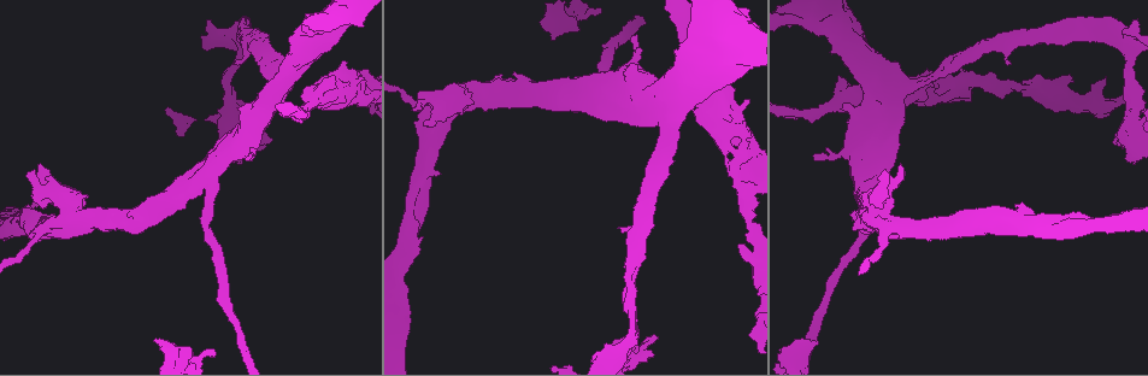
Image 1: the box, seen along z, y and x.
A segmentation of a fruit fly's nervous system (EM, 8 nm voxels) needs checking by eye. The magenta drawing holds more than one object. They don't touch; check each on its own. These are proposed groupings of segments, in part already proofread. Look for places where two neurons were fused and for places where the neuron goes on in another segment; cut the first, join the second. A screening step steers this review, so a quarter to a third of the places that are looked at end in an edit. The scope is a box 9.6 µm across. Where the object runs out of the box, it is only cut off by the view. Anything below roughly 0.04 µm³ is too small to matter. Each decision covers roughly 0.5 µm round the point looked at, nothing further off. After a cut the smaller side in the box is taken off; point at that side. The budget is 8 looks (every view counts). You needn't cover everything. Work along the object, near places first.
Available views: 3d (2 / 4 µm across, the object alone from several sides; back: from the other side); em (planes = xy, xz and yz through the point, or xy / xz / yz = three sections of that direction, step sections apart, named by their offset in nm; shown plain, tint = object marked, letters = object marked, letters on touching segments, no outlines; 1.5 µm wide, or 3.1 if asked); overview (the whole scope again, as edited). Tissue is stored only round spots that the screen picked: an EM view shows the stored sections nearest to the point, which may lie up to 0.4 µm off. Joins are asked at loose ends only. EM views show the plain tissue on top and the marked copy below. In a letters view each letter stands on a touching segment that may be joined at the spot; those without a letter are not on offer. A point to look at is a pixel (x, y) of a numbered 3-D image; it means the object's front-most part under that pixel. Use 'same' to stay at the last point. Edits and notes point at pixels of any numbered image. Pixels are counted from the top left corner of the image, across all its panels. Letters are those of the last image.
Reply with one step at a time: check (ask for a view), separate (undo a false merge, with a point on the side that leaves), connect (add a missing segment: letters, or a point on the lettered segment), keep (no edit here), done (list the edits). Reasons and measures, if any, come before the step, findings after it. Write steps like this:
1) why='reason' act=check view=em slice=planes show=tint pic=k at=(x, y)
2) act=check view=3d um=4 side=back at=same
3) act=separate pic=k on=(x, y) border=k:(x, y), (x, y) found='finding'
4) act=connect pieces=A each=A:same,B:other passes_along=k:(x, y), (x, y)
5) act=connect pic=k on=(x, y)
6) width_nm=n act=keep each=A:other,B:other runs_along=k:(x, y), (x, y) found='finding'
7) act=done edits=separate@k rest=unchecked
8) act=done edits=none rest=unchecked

why='free end' act=check view=3d um=2 pic=1 at=(364, 77)

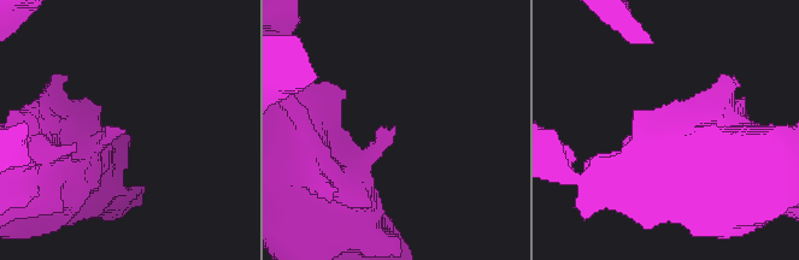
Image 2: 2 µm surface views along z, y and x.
act=check view=em slice=xz step=4 show=tint pic=2 at=(394, 134)

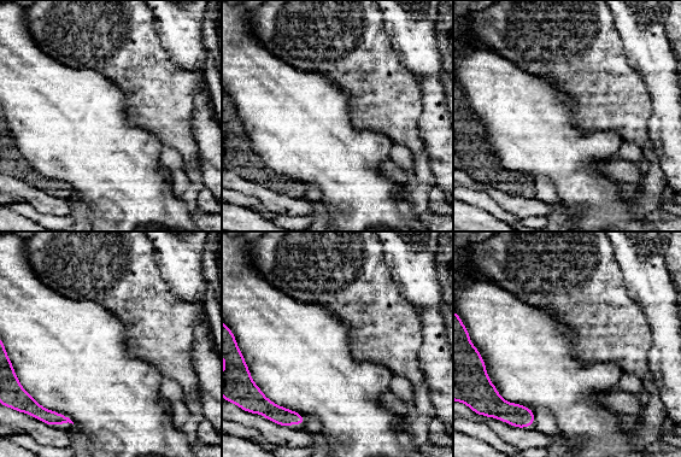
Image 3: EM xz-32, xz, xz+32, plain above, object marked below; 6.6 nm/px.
why='cut it another way' act=check view=em slice=planes show=letters at=same

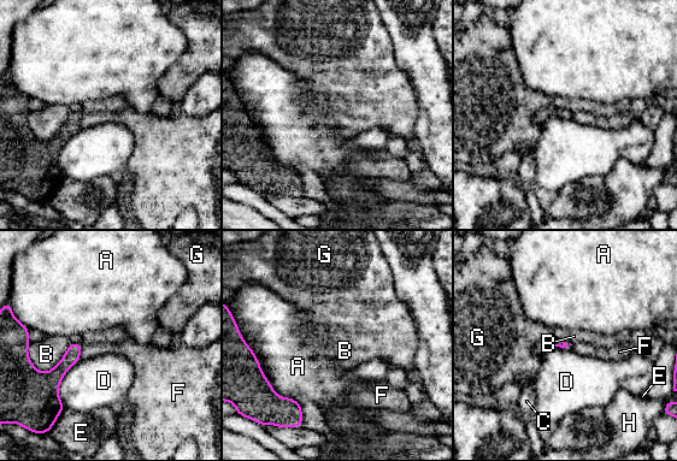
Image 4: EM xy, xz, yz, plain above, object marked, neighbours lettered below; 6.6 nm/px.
act=keep each=A:other,B:other,C:other,D:other,E:other,F:other,G:other,H:other border=4:(81, 359), (60, 382), (63, 406) found='none of them fits'

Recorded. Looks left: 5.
why='free end' act=check view=em slice=planes show=letters pic=1 at=(1007, 63)

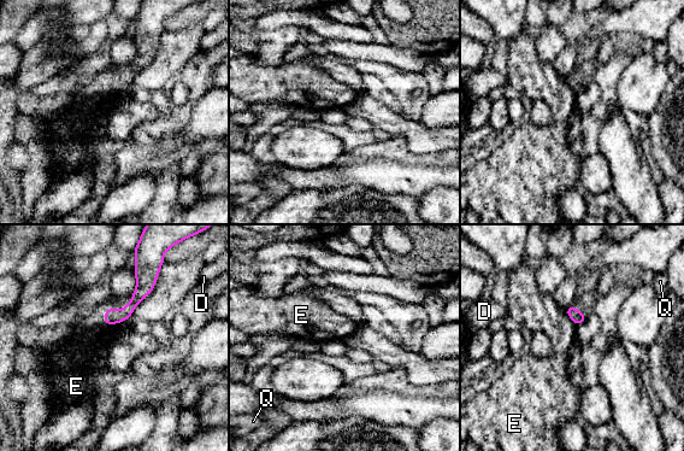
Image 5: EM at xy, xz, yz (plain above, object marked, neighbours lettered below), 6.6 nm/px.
act=keep each=D:other,E:other,Q:other runs_along=5:(139, 251), (143, 288), (106, 321) found='none of them fits'

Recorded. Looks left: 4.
act=check view=3d um=4 pic=1 at=(799, 339)

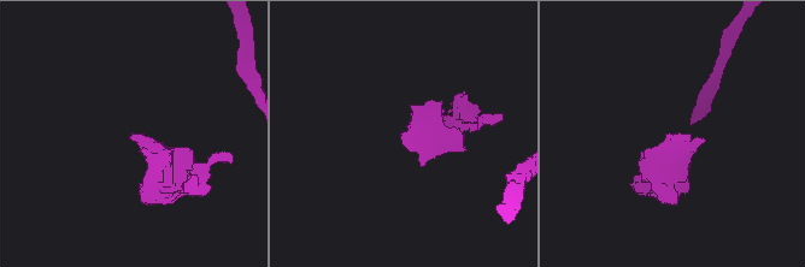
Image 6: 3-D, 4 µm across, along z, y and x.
why='now the EM' act=check view=em slice=yz step=8 show=letters pic=6 at=(676, 137)

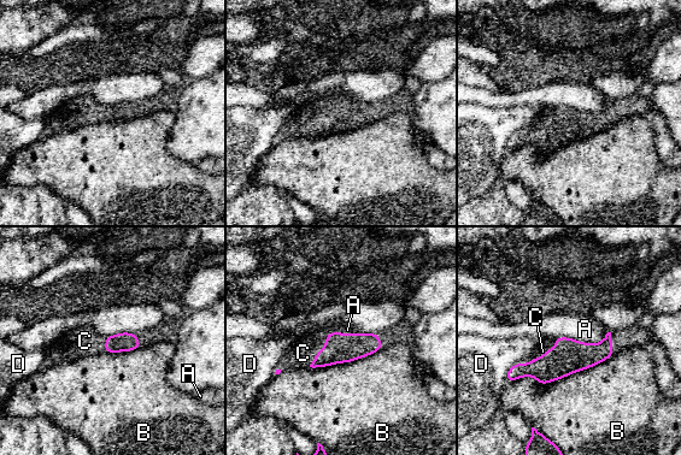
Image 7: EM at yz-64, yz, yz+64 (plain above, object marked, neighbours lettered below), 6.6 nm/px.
longest_contact=B:700nm act=connect pieces=C each=A:other,B:other,C:same,D:other found='the neuron continues'

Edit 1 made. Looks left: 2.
act=done edits=connect@7 rest=unchecked

